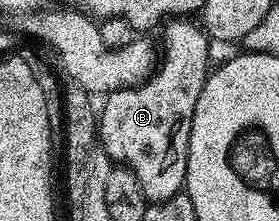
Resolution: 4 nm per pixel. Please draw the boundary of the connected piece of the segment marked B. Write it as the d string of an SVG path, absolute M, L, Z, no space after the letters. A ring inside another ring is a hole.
M173 18L163 25L164 44L162 40L162 55L158 60L158 67L152 73L149 80L143 84L137 84L134 88L123 88L117 92L107 93L108 100L98 112L98 142L102 150L107 153L109 160L120 166L127 166L130 171L135 173L136 177L142 182L142 190L146 194L146 198L150 202L159 202L168 200L171 196L181 195L184 188L184 179L186 178L186 170L188 169L188 139L190 138L190 130L192 129L192 119L194 118L194 110L198 102L198 94L202 94L202 86L208 81L208 73L210 71L210 63L208 64L208 44L210 45L210 37L203 27L195 19L192 18Z

